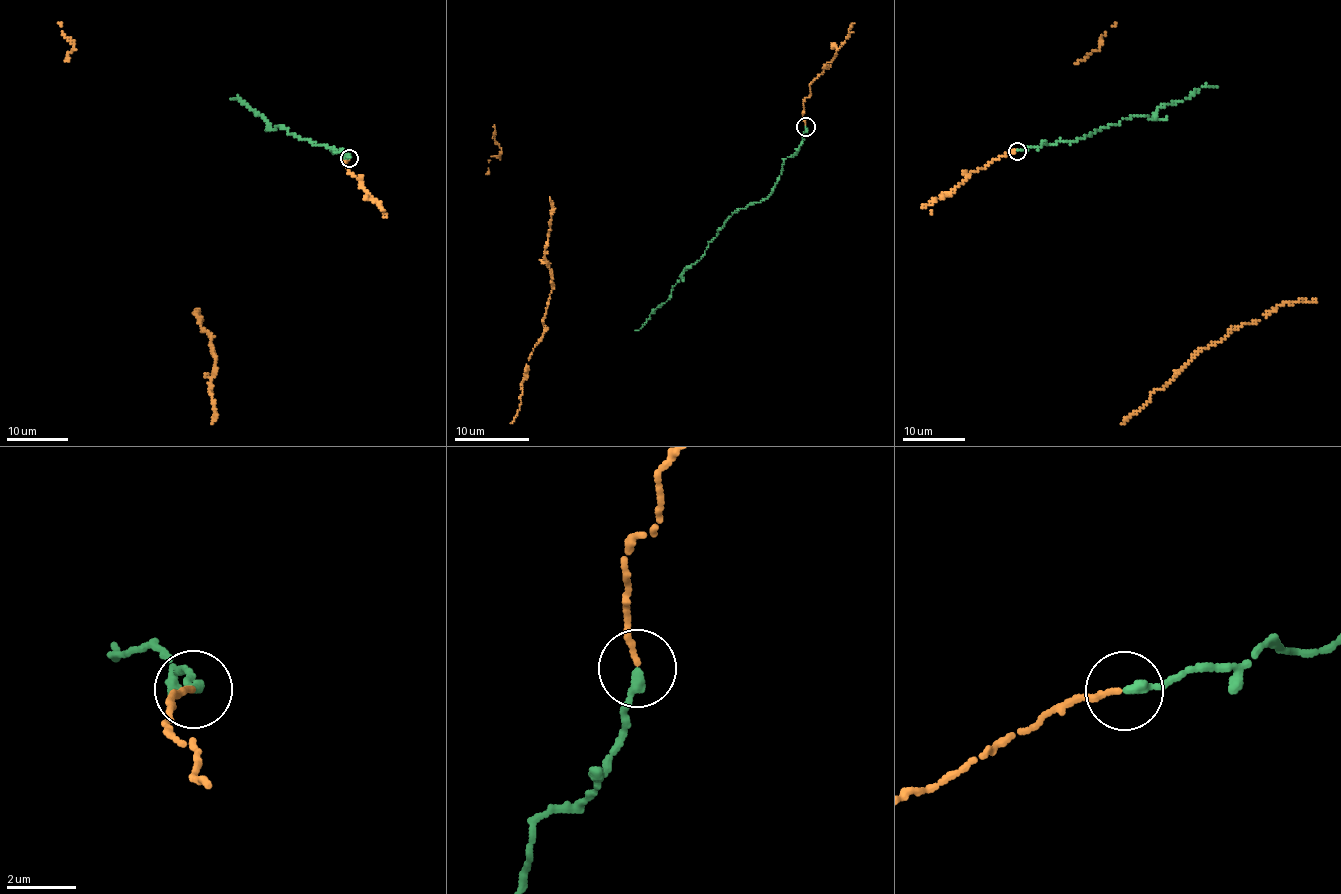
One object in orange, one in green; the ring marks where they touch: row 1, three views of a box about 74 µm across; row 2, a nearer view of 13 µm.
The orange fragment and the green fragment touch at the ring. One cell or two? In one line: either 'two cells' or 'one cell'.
one cell

